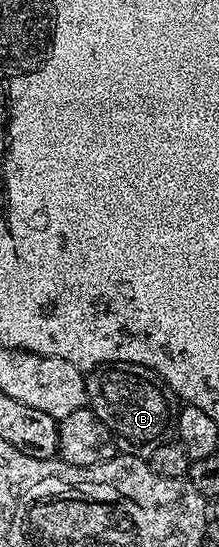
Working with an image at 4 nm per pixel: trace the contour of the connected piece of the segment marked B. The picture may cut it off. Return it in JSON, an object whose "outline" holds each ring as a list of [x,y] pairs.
{"outline":[[[101,364],[90,370],[93,371],[88,371],[85,379],[88,409],[93,410],[95,416],[103,420],[103,424],[107,424],[107,428],[120,443],[120,453],[147,456],[174,433],[175,395],[166,387],[164,378],[159,377],[155,371],[149,370],[144,364]]]}

